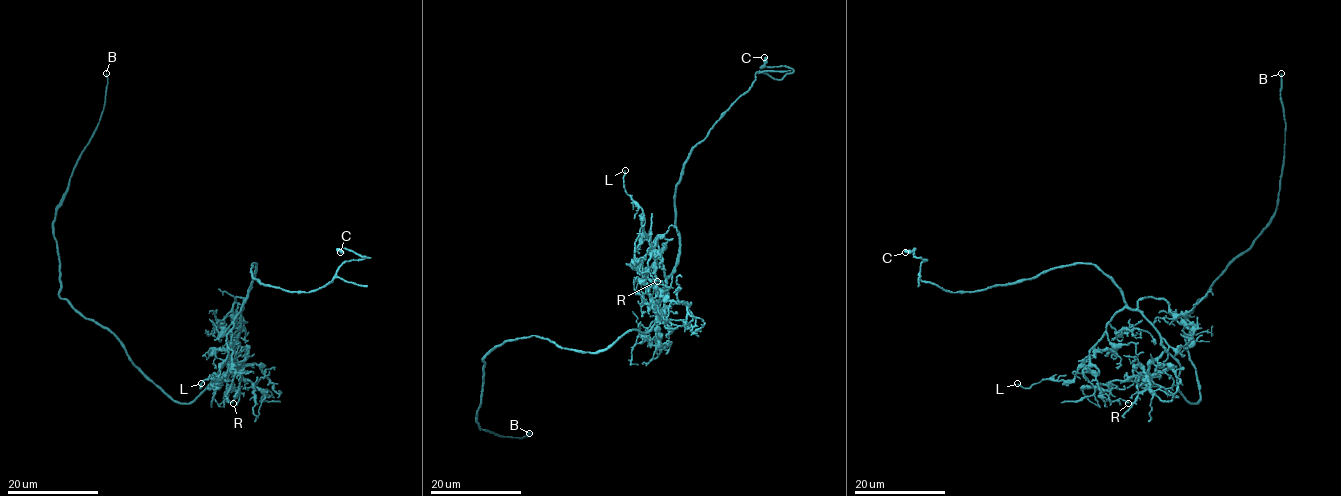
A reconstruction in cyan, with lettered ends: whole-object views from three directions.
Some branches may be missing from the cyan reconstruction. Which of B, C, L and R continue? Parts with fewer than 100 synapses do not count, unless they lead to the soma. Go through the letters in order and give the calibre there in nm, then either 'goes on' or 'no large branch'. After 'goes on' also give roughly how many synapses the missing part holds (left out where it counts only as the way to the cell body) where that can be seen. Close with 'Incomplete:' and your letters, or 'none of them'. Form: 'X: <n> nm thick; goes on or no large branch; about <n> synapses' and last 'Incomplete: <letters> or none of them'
B: 180 nm thick; goes on
C: 500 nm thick; no large branch
L: 110 nm thick; no large branch
R: 180 nm thick; no large branch
Incomplete: B

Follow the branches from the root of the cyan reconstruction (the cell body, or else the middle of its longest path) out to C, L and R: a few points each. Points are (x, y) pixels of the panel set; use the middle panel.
C: (629, 331), (646, 332), (662, 310), (680, 246), (675, 188), (689, 153), (757, 72), (792, 72), (764, 57)
L: (629, 331), (646, 332), (661, 312), (665, 271), (650, 254), (642, 209), (625, 189), (625, 170)
R: (629, 331), (646, 332), (662, 310), (665, 271), (650, 254), (658, 235), (648, 262), (657, 281)

